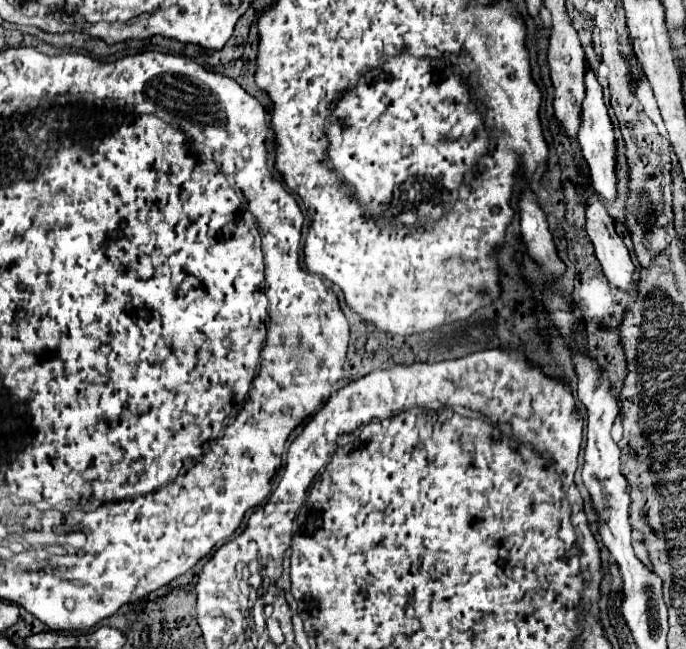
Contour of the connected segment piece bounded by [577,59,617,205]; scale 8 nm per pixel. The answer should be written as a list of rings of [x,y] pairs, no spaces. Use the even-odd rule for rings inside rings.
[[[585,59],[585,99],[581,105],[581,125],[579,125],[579,133],[577,133],[577,143],[581,147],[583,159],[589,165],[589,173],[591,177],[591,185],[593,189],[605,199],[607,205],[611,205],[617,197],[617,177],[615,177],[615,137],[613,137],[613,125],[609,121],[607,115],[607,107],[603,103],[603,93],[601,93],[601,85],[593,73],[593,69],[589,67],[589,61]]]

